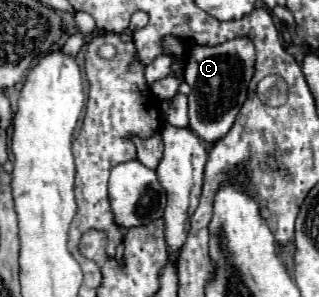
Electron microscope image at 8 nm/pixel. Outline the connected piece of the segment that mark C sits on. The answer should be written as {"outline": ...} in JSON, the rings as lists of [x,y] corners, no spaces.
{"outline":[[[234,38],[218,46],[192,46],[188,64],[184,70],[186,84],[190,86],[188,108],[190,108],[190,130],[200,136],[200,140],[214,144],[228,134],[232,128],[244,100],[248,82],[254,76],[254,44],[250,38]]]}

